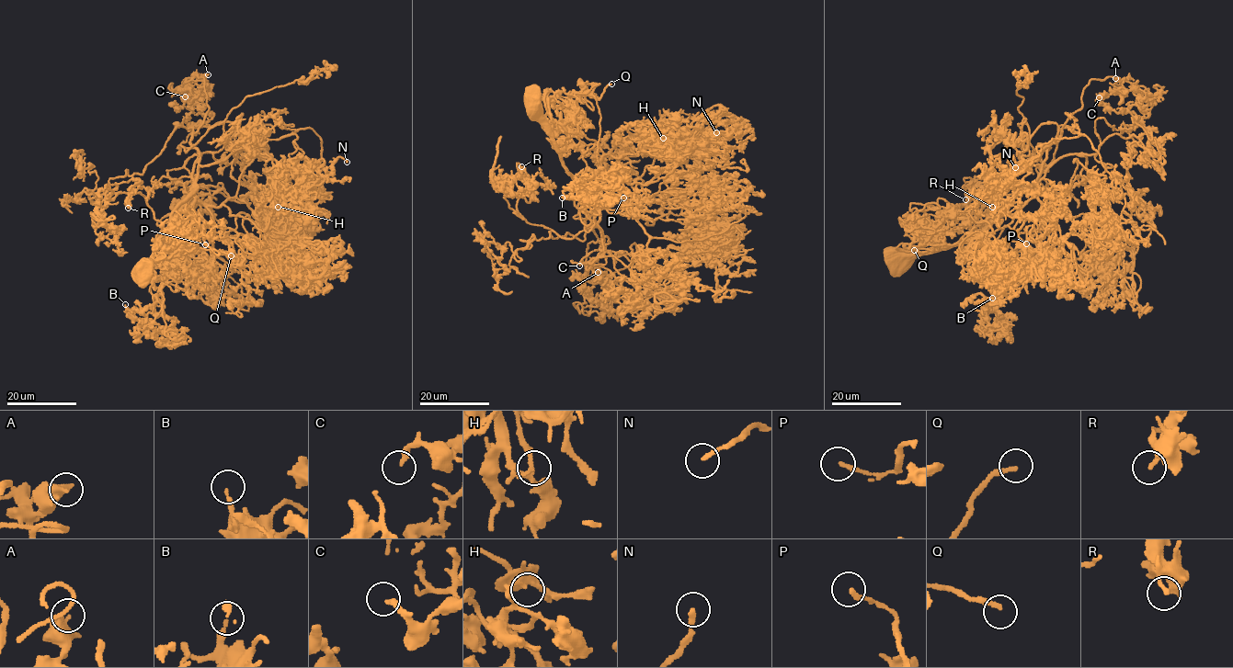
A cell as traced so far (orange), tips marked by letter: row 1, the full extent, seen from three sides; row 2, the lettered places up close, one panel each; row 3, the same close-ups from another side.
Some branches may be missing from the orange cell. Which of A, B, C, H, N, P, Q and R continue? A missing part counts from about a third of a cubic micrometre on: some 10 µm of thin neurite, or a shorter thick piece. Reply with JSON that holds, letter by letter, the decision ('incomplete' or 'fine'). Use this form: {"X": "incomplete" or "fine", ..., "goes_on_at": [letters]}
{"A": "fine", "B": "fine", "C": "fine", "H": "fine", "N": "fine", "P": "fine", "Q": "incomplete", "R": "fine", "goes_on_at": ["Q"]}

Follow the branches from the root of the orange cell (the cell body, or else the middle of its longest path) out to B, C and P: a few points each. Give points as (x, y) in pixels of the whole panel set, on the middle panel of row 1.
B: (533, 104), (598, 200), (598, 225), (583, 205), (579, 217), (599, 212), (589, 186), (562, 198)
C: (533, 104), (599, 202), (584, 226), (598, 282), (579, 266)
P: (533, 104), (574, 184), (598, 200), (593, 227), (575, 204), (578, 194), (621, 215), (634, 193), (623, 198)

